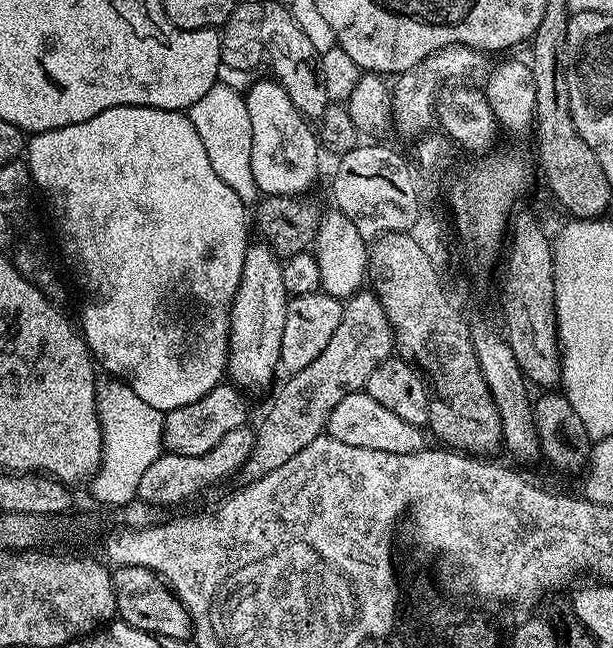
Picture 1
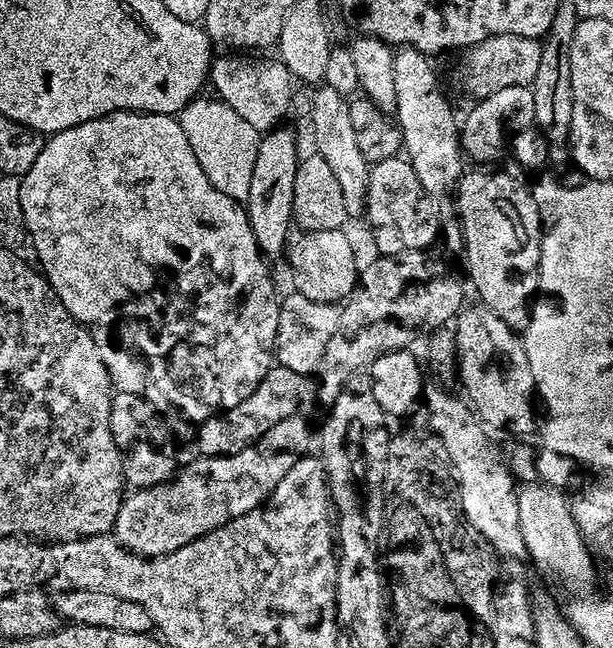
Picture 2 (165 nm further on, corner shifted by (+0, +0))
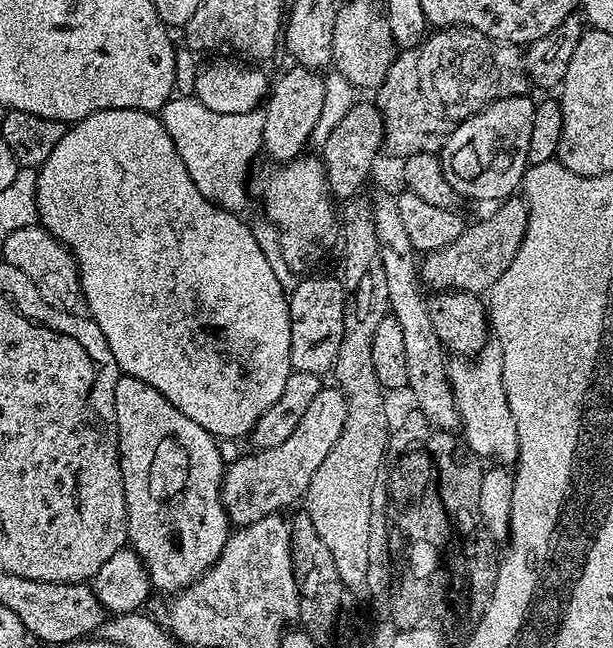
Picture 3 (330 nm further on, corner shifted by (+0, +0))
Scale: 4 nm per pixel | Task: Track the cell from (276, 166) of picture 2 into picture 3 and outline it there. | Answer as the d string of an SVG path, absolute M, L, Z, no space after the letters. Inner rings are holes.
M292 66L289 72L274 80L262 108L265 114L263 151L268 152L272 162L294 160L307 149L311 131L321 115L324 79L319 71Z

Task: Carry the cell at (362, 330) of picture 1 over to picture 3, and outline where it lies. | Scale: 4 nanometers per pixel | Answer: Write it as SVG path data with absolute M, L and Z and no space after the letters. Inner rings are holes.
M509 198L497 208L500 209L490 213L485 220L477 224L469 223L464 232L454 242L450 242L450 246L442 246L442 250L427 253L419 261L420 283L425 289L484 294L494 286L494 282L498 282L498 278L502 278L502 274L506 274L526 234L528 202L523 198Z

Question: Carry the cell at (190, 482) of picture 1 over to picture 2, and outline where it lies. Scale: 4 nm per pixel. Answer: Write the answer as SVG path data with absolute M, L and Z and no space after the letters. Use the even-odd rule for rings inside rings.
M297 414L274 422L262 438L246 446L246 450L238 450L238 454L200 456L185 468L183 465L172 479L162 484L129 491L118 510L114 529L116 541L139 556L165 556L186 546L186 542L194 542L194 538L259 508L274 486L286 478L290 466L311 449L314 428L302 416Z

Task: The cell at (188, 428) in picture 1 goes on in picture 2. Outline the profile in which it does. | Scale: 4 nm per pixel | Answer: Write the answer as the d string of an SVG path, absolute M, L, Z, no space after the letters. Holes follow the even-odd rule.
M281 364L269 368L260 385L242 402L238 402L238 406L225 412L215 412L210 418L199 421L197 428L200 429L196 432L196 444L200 447L199 455L229 456L238 454L238 450L246 450L246 446L250 446L255 440L262 438L262 434L266 434L266 430L270 430L270 426L274 426L274 422L282 422L282 418L297 415L299 408L296 407L300 404L300 384L302 384L302 378L294 370L286 370L286 366Z

